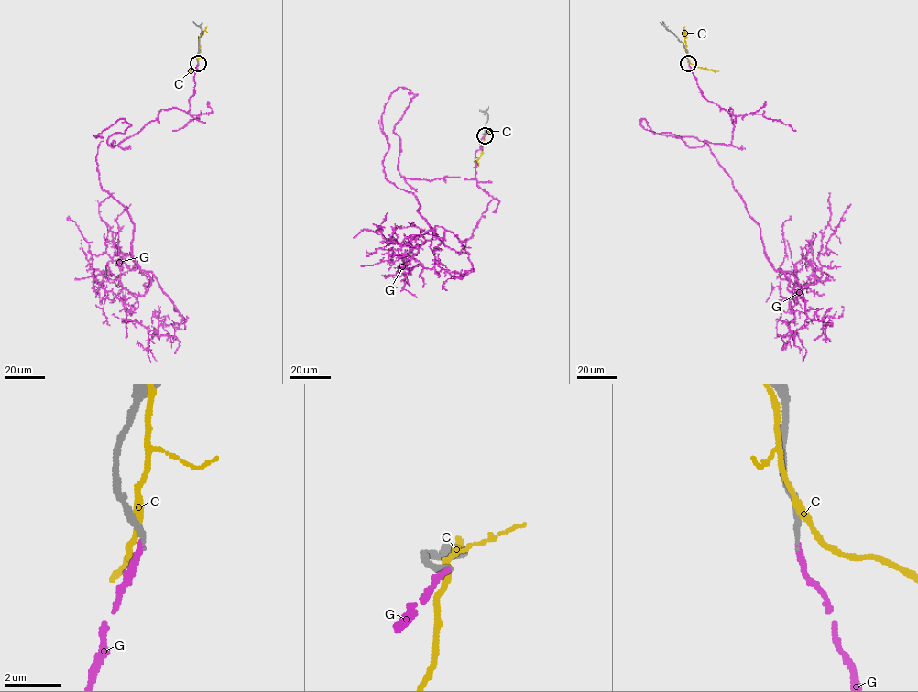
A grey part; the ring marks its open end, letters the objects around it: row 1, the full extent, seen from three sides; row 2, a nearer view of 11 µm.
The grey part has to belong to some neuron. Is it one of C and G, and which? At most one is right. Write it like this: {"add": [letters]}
{"add": ["G"]}

